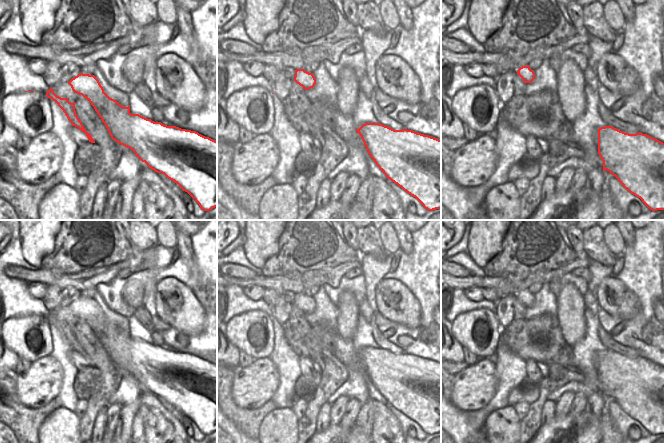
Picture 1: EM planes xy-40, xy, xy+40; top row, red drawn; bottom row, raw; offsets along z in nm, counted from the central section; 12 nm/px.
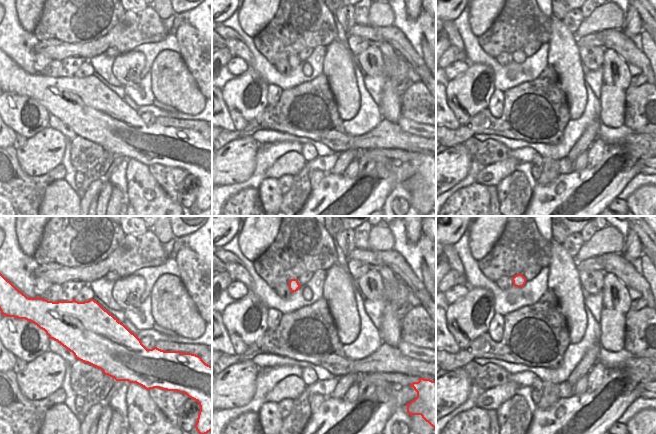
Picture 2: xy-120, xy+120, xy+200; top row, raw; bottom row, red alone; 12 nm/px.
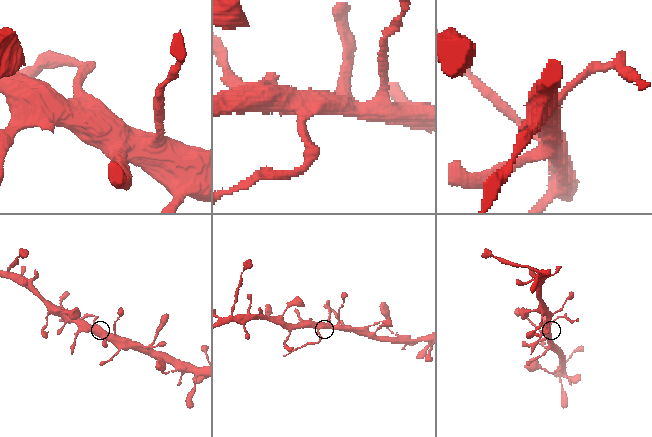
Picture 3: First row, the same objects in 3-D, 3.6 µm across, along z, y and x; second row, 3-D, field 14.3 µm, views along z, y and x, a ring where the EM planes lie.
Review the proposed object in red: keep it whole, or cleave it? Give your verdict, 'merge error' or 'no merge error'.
merge error

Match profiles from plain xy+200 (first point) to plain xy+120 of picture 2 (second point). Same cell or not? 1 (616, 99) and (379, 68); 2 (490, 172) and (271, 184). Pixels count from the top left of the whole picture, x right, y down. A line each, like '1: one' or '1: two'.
1: two
2: two

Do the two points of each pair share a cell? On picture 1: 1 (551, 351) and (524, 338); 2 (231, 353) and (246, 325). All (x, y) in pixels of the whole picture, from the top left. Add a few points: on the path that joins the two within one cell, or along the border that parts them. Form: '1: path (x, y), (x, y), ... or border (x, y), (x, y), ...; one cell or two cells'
1: path (544, 347), (531, 343); one cell
2: border (227, 335), (228, 339), (239, 349); two cells

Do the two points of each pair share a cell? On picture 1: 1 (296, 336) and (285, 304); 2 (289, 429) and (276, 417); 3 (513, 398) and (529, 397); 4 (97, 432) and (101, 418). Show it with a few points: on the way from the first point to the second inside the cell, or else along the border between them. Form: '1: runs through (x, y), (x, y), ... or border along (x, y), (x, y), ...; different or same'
1: border along (293, 304), (289, 318), (282, 325); different
2: runs through (286, 427), (279, 420); same
3: runs through (517, 397), (525, 397); same
4: runs through (98, 429), (100, 421); same

